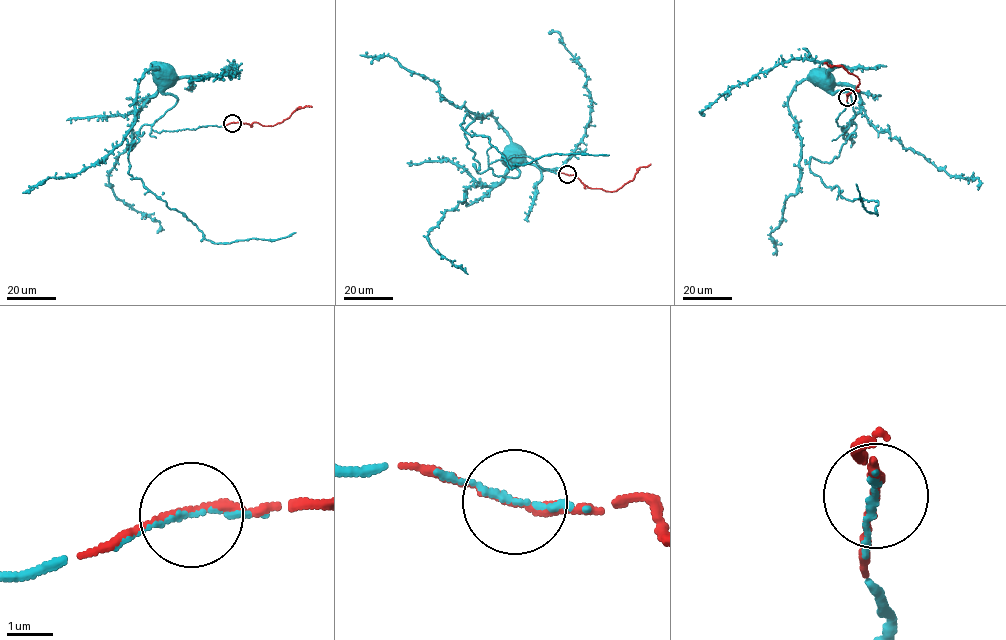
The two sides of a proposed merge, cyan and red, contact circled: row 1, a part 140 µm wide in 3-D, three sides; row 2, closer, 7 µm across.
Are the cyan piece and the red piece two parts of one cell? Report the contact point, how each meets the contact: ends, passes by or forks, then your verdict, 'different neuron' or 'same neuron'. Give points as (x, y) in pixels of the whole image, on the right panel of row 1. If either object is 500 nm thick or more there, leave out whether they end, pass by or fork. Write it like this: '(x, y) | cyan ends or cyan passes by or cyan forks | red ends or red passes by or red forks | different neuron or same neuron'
(847, 97) | cyan passes by | red passes by | same neuron

